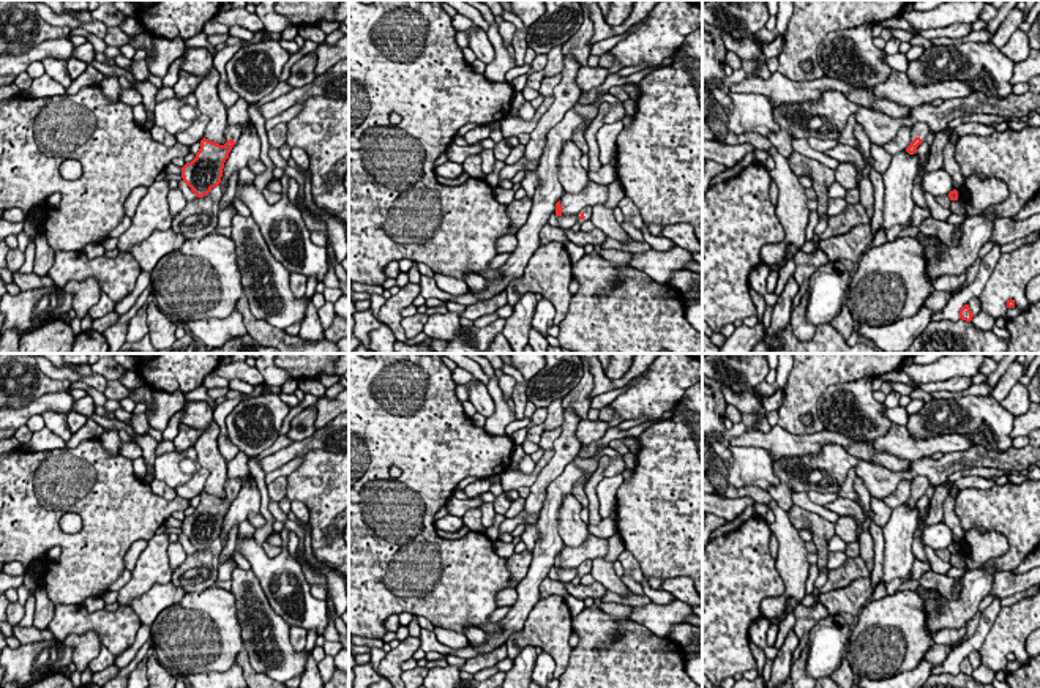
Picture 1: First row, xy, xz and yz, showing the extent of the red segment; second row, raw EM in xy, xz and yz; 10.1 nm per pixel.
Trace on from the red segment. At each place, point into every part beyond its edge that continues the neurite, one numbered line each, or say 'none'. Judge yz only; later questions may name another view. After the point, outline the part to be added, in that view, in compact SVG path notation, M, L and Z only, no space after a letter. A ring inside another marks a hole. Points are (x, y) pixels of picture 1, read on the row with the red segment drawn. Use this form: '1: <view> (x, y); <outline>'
1: yz (920, 130); M918 122L918 123L915 123L915 125L911 128L911 142L912 142L915 137L920 137L922 140L925 140L928 134L930 134L930 126L928 126L928 123Z

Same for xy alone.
1: xy (232, 131); M227 125L224 131L226 142L229 139L238 142L241 131L243 131L241 125Z

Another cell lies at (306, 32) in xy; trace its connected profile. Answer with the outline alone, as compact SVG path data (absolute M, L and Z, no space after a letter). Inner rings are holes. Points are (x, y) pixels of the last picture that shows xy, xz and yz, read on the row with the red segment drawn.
M300 25L298 27L298 35L303 39L311 39L317 44L322 44L327 39L327 35L317 25Z

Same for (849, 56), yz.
M873 24L830 32L817 47L817 63L824 76L847 84L882 84L895 71L873 44Z

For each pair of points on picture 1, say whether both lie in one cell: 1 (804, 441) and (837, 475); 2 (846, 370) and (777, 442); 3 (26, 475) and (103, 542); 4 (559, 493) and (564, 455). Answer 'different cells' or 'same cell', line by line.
1: different cells
2: different cells
3: same cell
4: different cells

